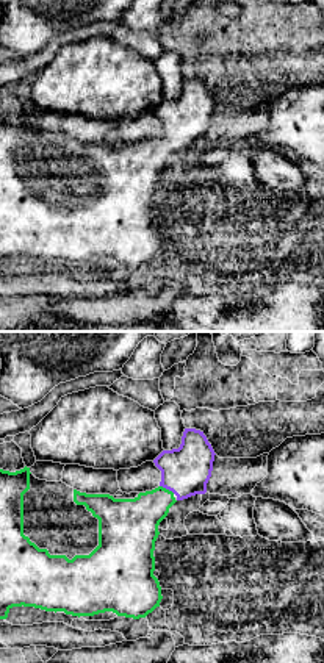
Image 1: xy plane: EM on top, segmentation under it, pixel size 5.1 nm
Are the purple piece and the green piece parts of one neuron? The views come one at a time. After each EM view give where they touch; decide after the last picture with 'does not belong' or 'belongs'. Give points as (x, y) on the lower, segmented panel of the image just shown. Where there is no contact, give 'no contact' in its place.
(168, 488)

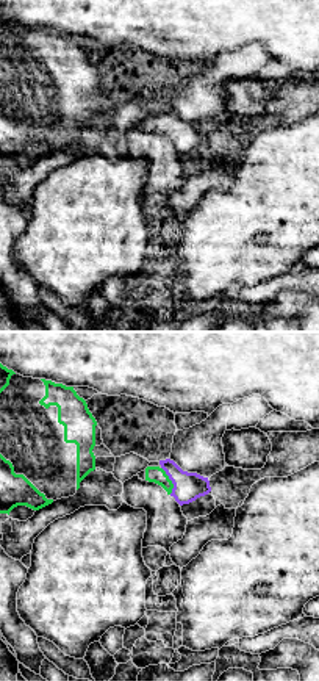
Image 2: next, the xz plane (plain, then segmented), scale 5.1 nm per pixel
(171, 479)

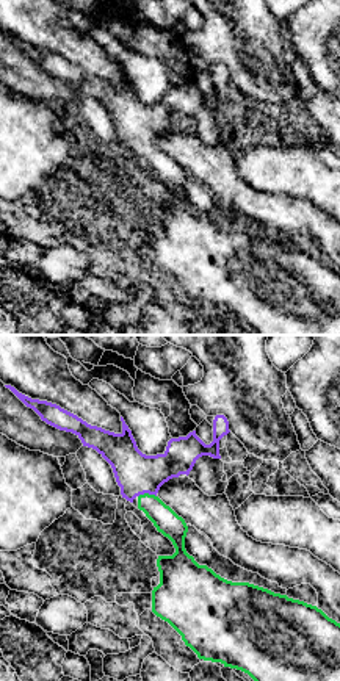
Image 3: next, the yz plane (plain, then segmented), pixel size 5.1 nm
(146, 492)

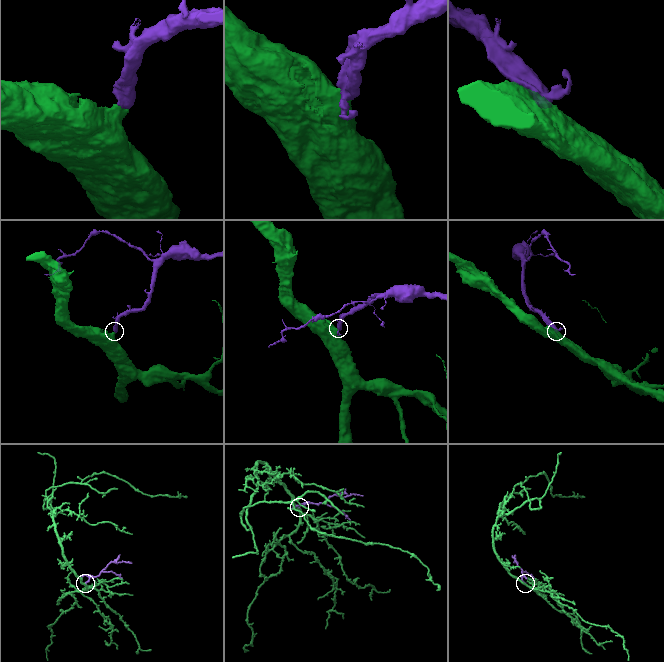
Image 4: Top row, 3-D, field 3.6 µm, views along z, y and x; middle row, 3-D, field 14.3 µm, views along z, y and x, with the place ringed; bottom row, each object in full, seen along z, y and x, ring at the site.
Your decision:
belongs

